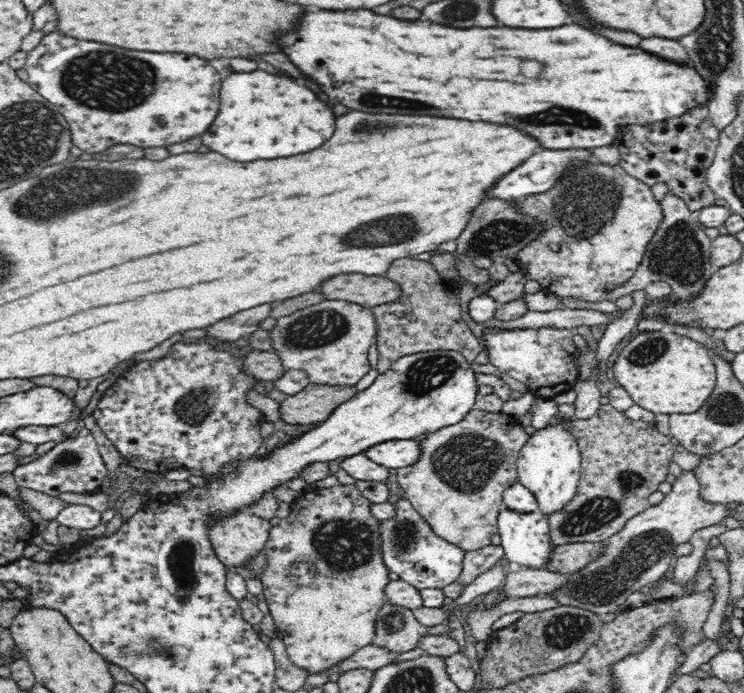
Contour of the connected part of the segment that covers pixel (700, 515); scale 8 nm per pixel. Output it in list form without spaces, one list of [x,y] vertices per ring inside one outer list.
[[[681,470],[679,476],[670,480],[672,483],[670,492],[666,493],[658,504],[650,505],[646,510],[627,520],[618,532],[603,541],[599,557],[582,566],[578,573],[566,573],[566,586],[560,586],[558,590],[540,596],[554,599],[558,606],[583,609],[608,618],[614,614],[618,606],[626,602],[631,594],[640,592],[669,576],[676,559],[676,546],[682,542],[689,542],[697,530],[720,523],[728,515],[726,505],[712,504],[699,497],[699,482],[692,471]]]

